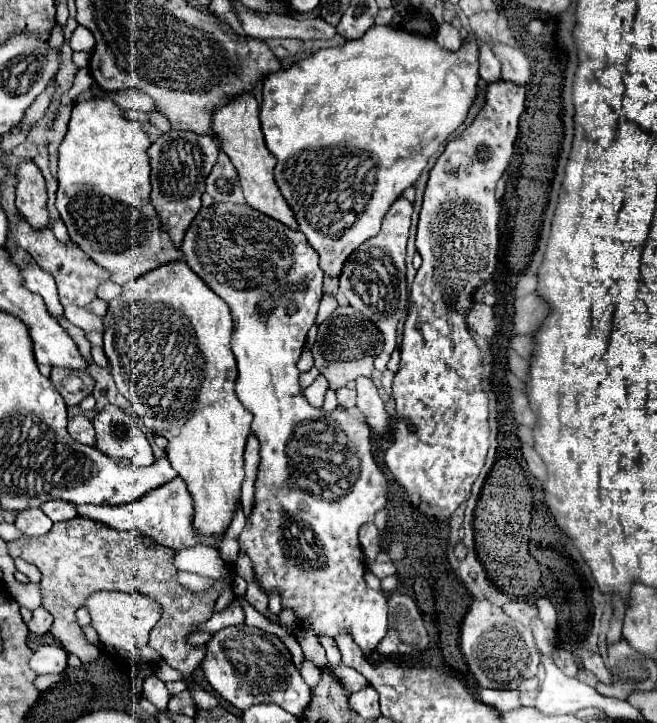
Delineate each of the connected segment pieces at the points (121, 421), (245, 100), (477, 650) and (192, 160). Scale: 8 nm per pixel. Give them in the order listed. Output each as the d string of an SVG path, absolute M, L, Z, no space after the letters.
M108 405L92 419L96 429L96 449L112 459L124 459L134 467L154 463L152 447L146 435L134 425L134 419L116 405Z
M254 95L238 97L238 101L232 101L230 105L224 105L224 109L214 111L212 125L214 125L214 131L218 133L220 149L230 157L232 165L238 171L246 203L250 207L254 207L256 211L288 225L290 229L298 229L294 213L288 207L288 203L284 201L284 197L282 197L282 193L280 193L280 189L274 181L274 175L272 175L276 159L264 145L264 137L262 137L262 131L260 131L260 119L258 119L258 103L256 103Z
M474 601L470 605L470 611L462 623L460 645L470 671L486 689L518 689L522 681L536 675L540 665L540 653L534 647L530 629L488 601Z
M170 129L170 133L162 135L150 145L148 155L152 167L150 201L166 233L170 235L170 241L174 243L176 249L180 249L190 221L196 217L196 213L202 207L200 197L204 193L204 181L218 157L218 143L210 141L210 137L198 137L196 133L178 133Z

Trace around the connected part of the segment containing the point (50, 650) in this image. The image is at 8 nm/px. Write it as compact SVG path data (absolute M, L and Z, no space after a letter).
M42 645L30 659L30 667L38 673L62 673L68 661L68 653L56 645Z

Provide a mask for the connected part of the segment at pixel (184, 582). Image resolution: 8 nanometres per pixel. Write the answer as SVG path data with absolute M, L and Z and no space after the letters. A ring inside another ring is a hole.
M178 571L176 581L191 592L199 592L213 587L215 581L211 578L203 577L191 572Z

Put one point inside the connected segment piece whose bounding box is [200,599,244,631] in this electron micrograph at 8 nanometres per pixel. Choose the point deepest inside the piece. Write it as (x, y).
(233, 614)

